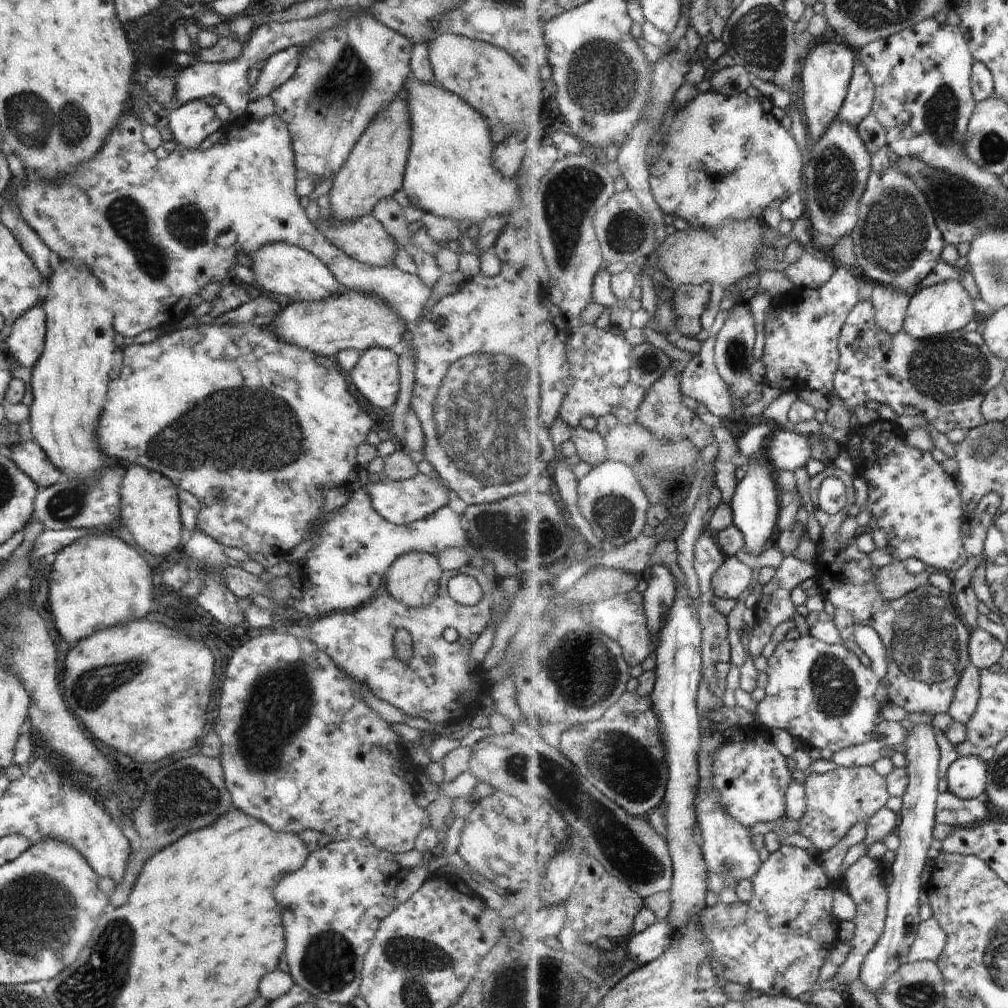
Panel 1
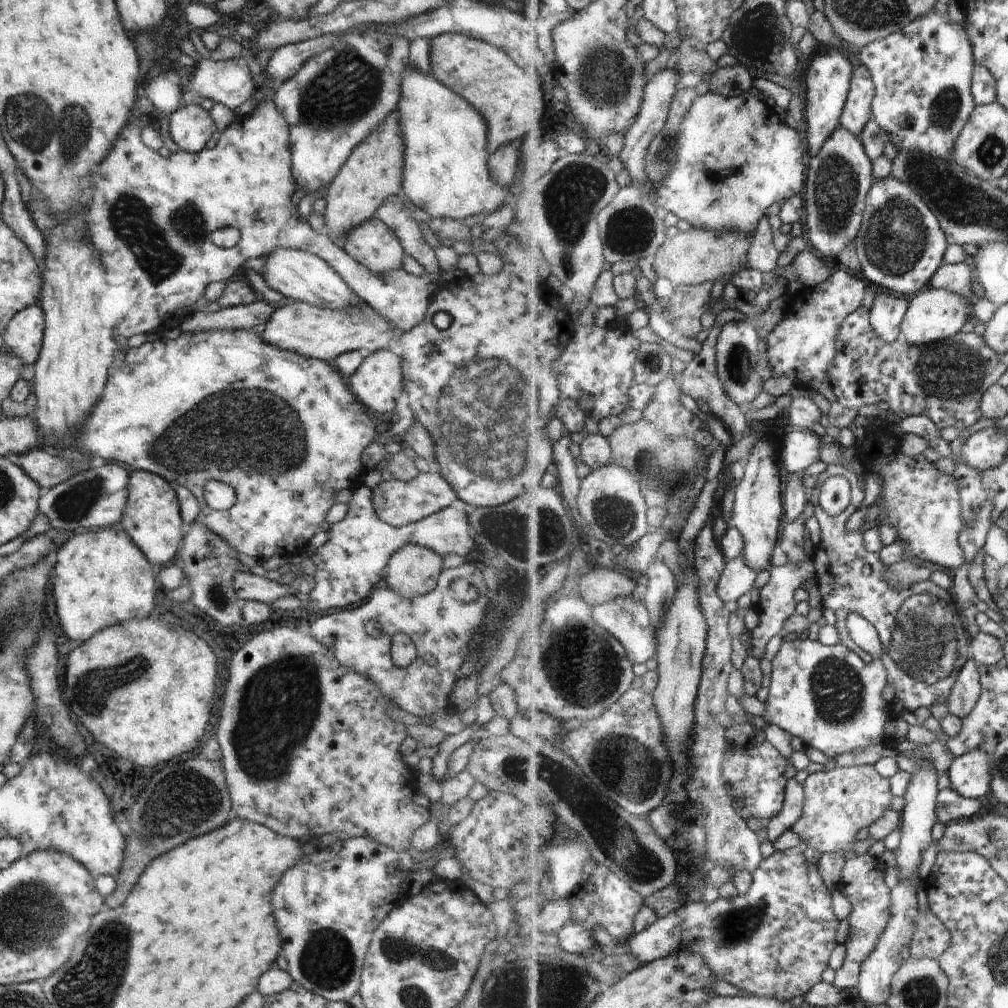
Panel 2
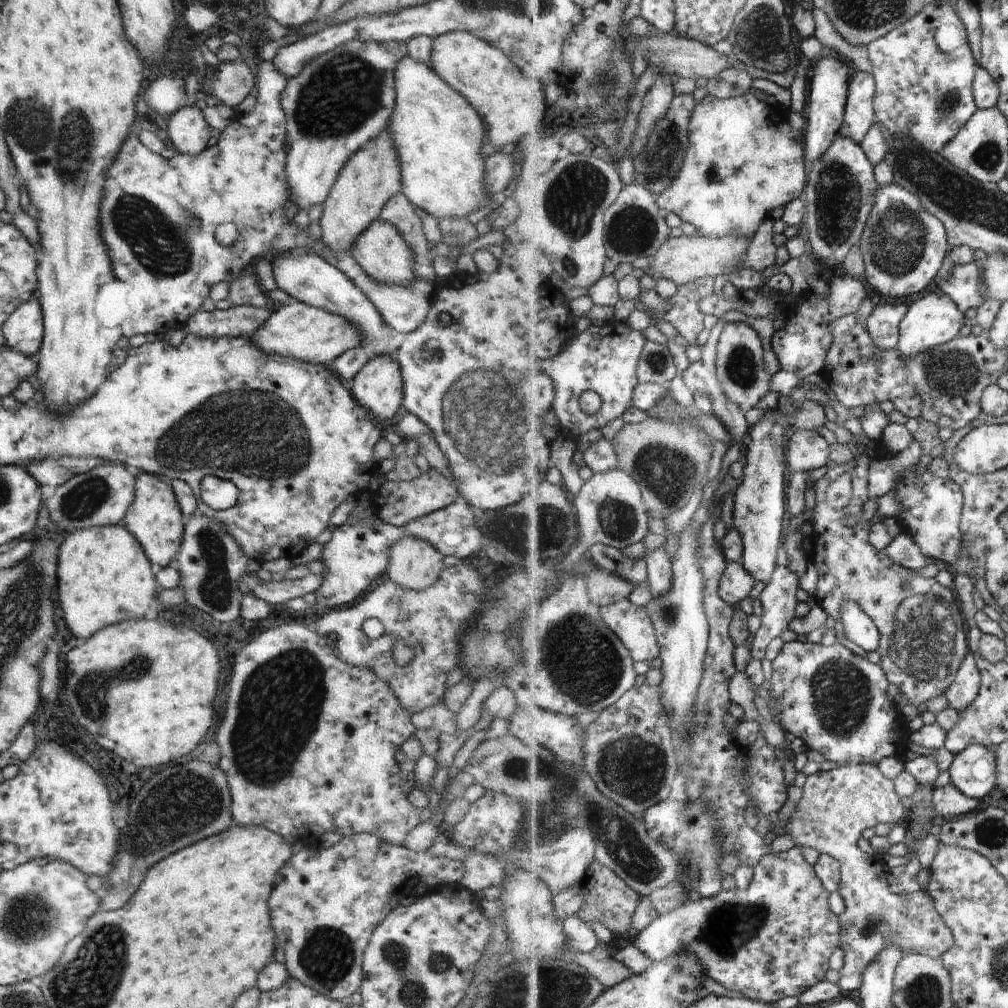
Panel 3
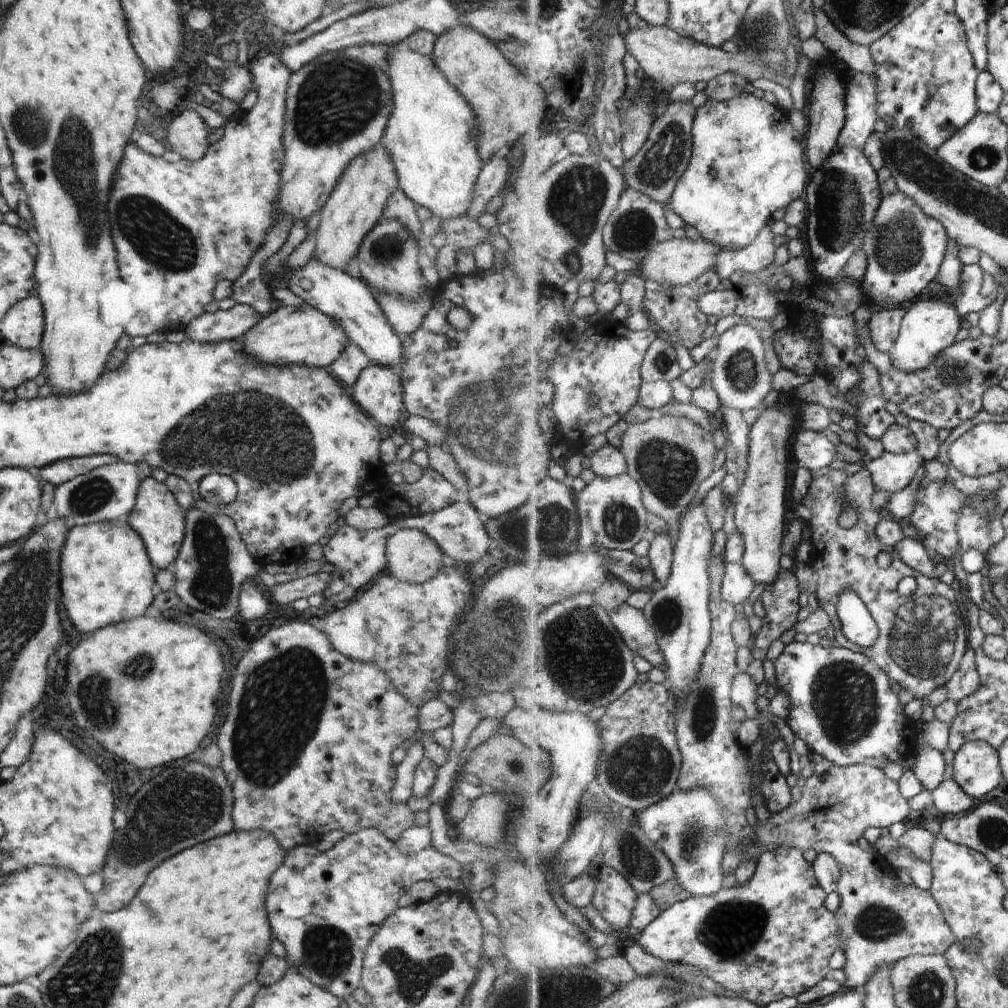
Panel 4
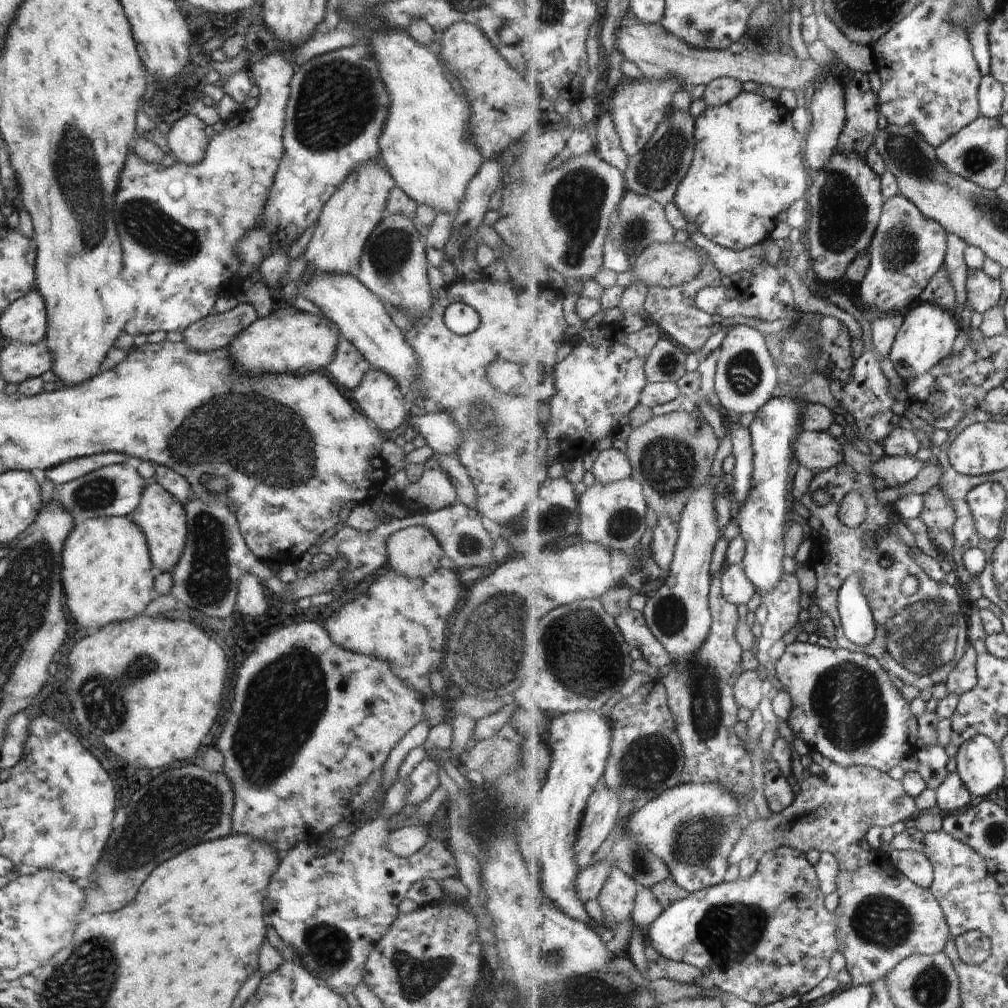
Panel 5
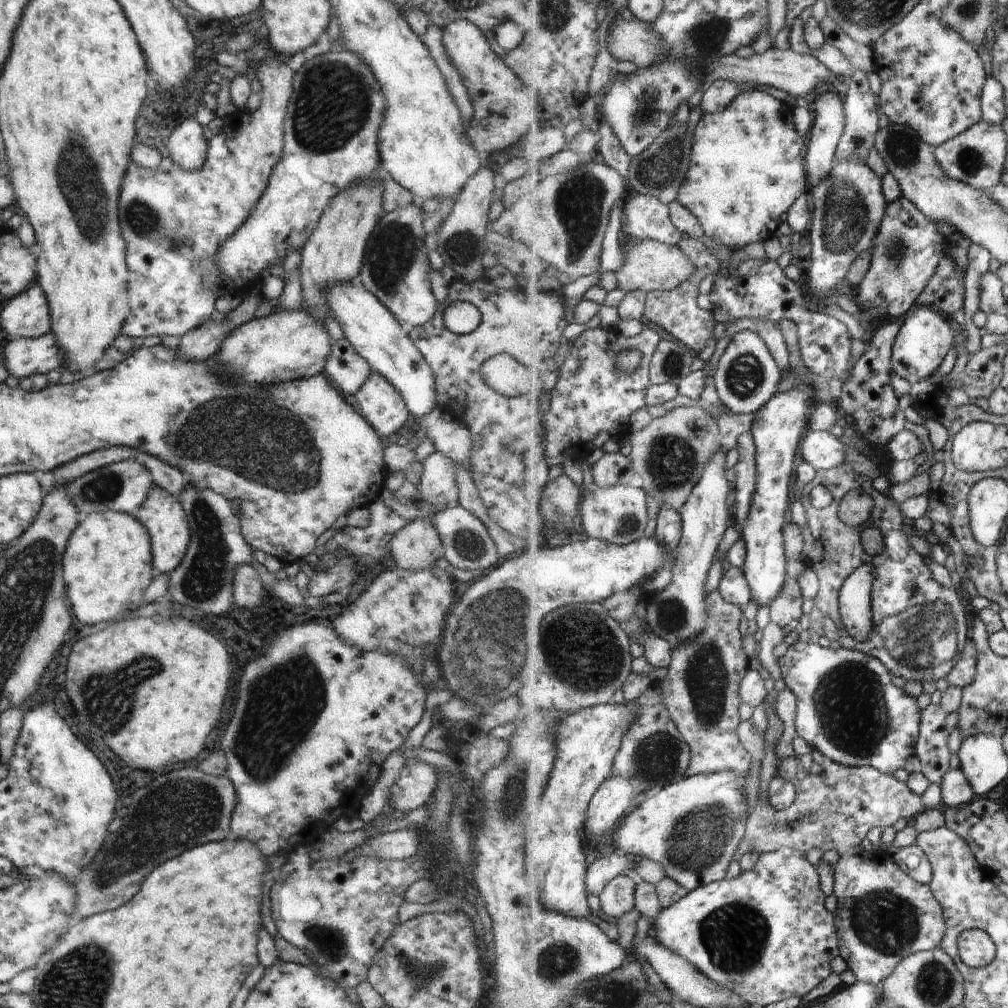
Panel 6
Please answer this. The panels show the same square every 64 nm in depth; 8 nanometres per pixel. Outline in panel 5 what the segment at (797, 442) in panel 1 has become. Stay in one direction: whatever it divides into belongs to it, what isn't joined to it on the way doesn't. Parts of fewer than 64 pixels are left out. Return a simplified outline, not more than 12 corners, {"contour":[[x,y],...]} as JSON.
{"contour":[[829,431],[798,439],[797,464],[815,472],[845,463],[843,445]]}

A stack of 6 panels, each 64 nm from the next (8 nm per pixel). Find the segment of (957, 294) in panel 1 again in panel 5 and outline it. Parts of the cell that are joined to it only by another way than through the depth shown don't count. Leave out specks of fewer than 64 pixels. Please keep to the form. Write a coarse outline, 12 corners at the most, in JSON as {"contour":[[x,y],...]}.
{"contour":[[918,302],[890,358],[906,381],[953,354],[954,310]]}

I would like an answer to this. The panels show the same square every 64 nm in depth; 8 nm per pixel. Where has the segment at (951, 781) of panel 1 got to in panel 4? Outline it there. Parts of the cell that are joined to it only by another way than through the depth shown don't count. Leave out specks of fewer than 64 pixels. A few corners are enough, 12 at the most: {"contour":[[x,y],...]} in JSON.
{"contour":[[967,742],[955,755],[954,778],[984,799],[1004,780],[1000,751]]}

